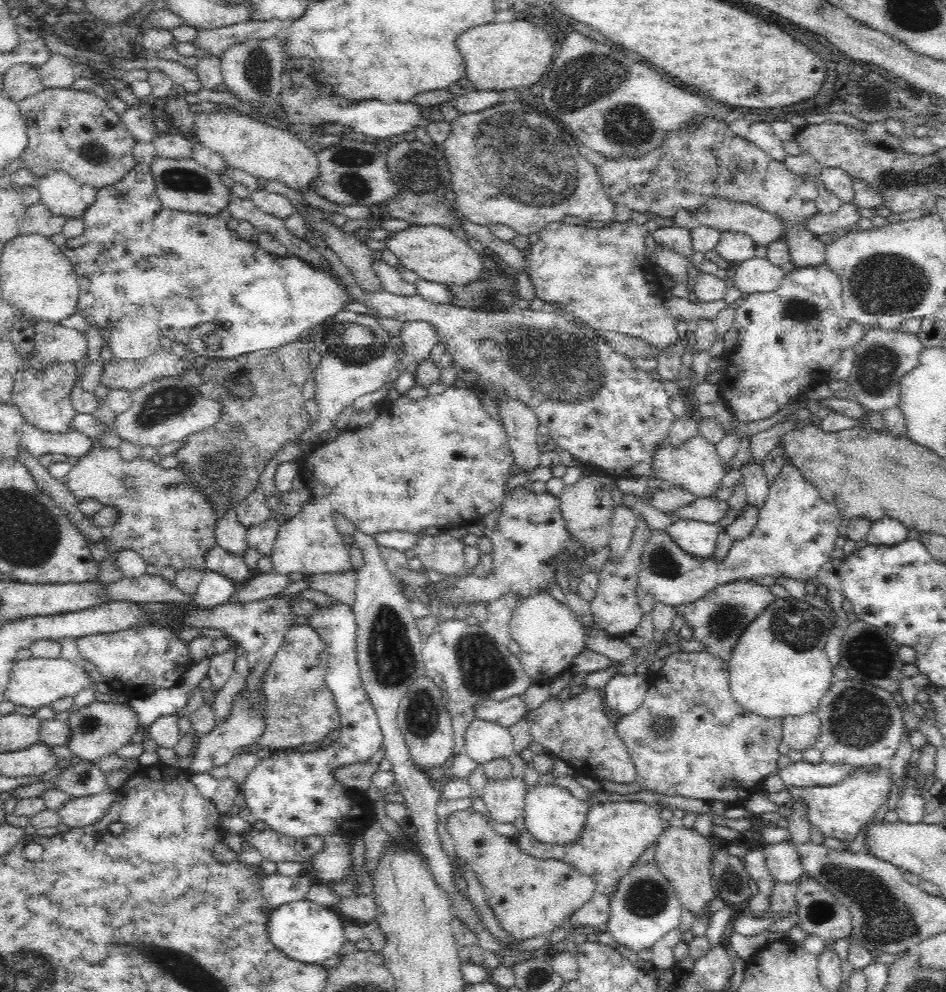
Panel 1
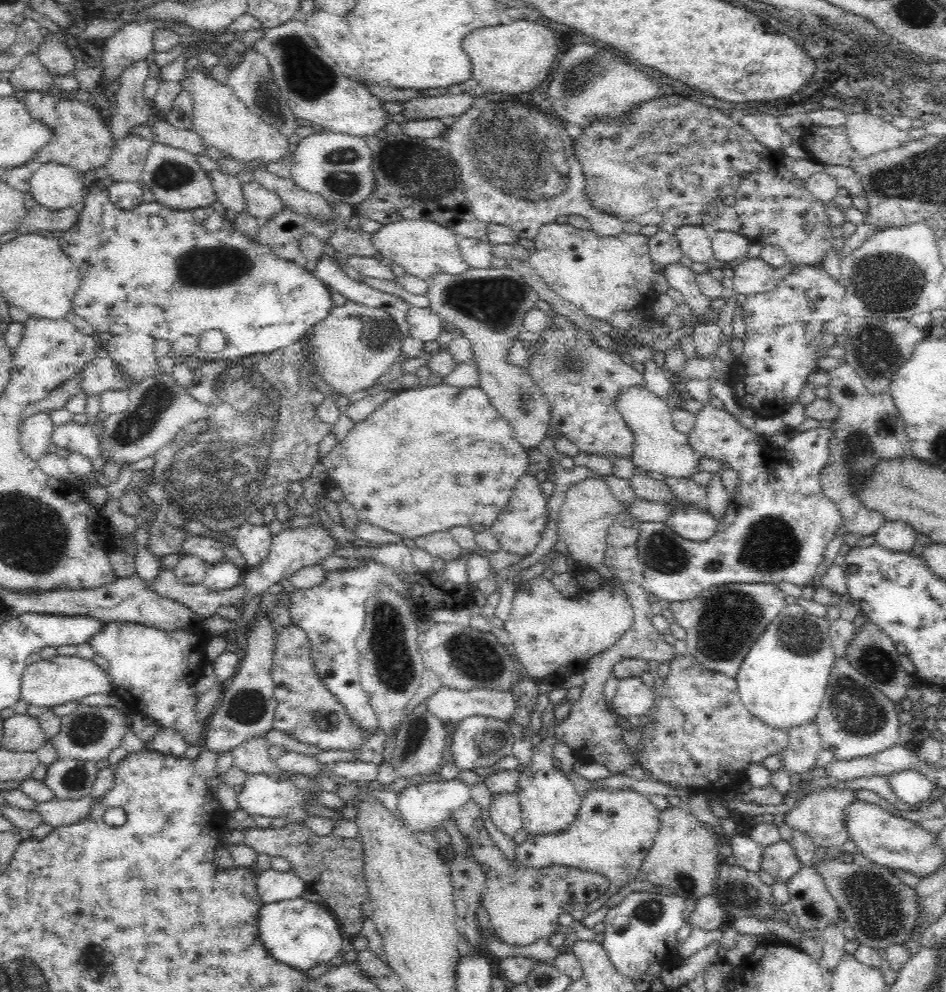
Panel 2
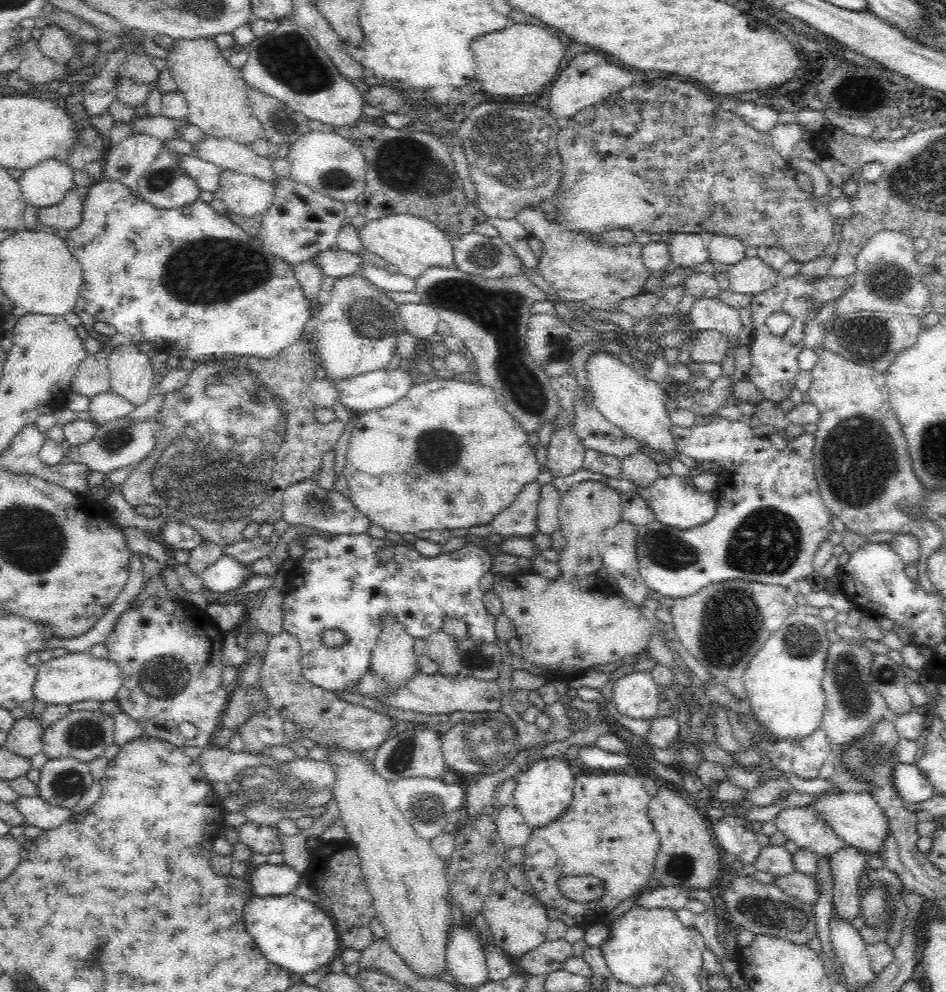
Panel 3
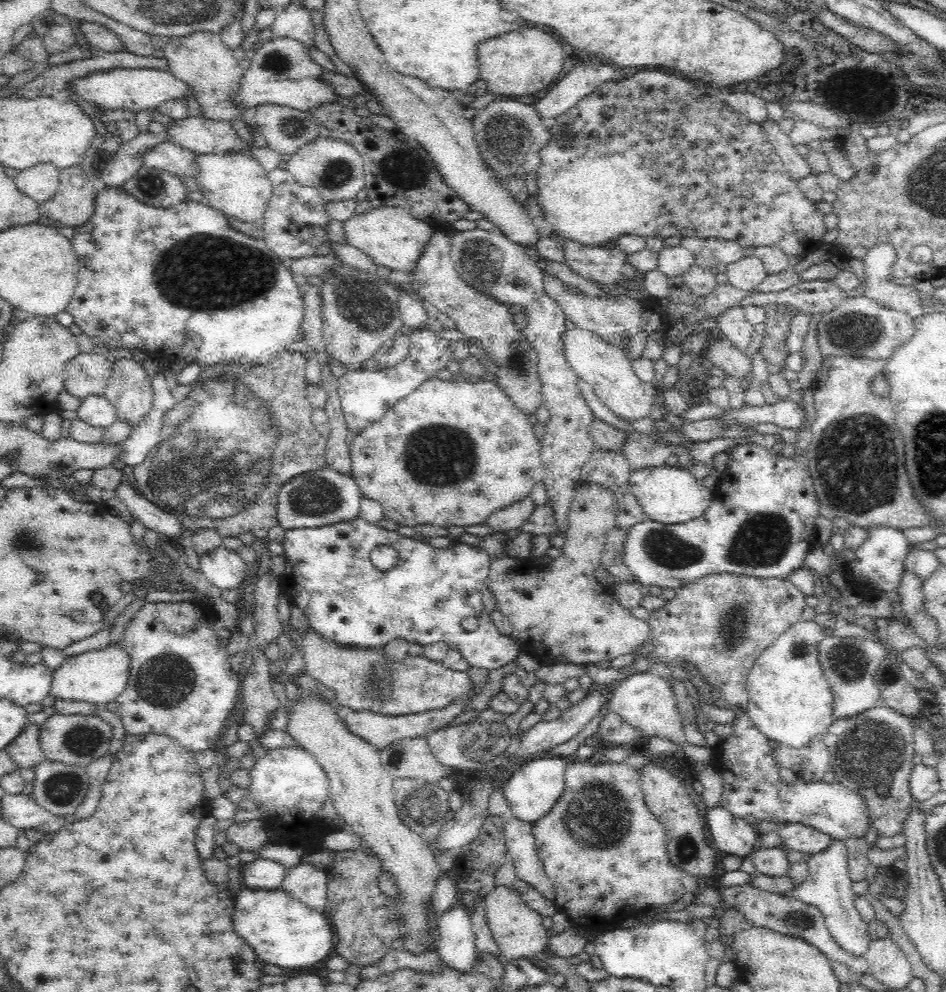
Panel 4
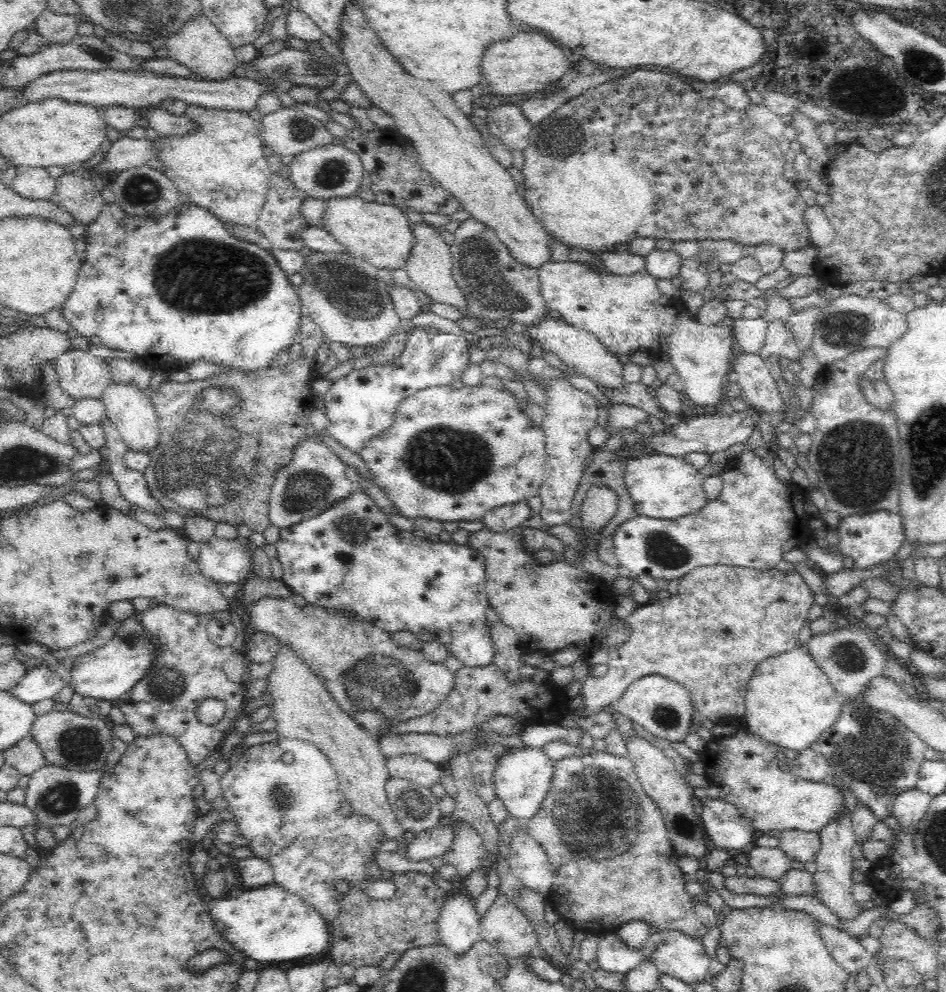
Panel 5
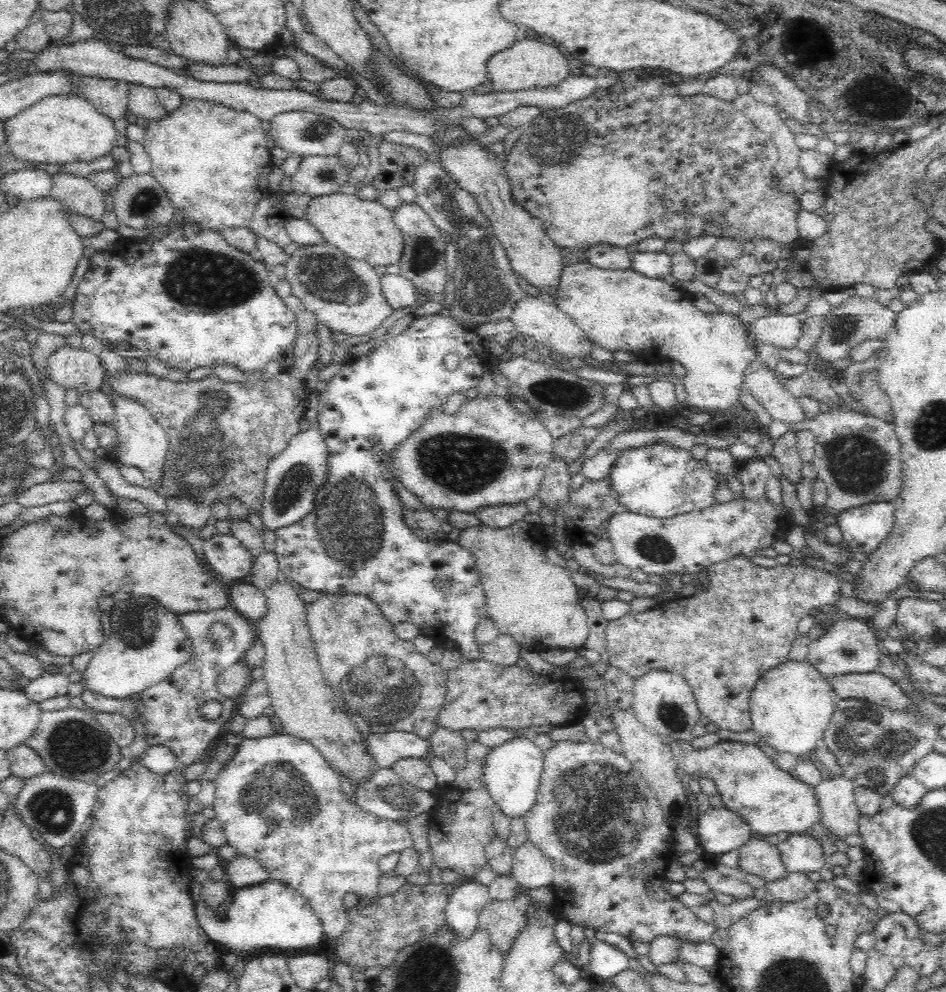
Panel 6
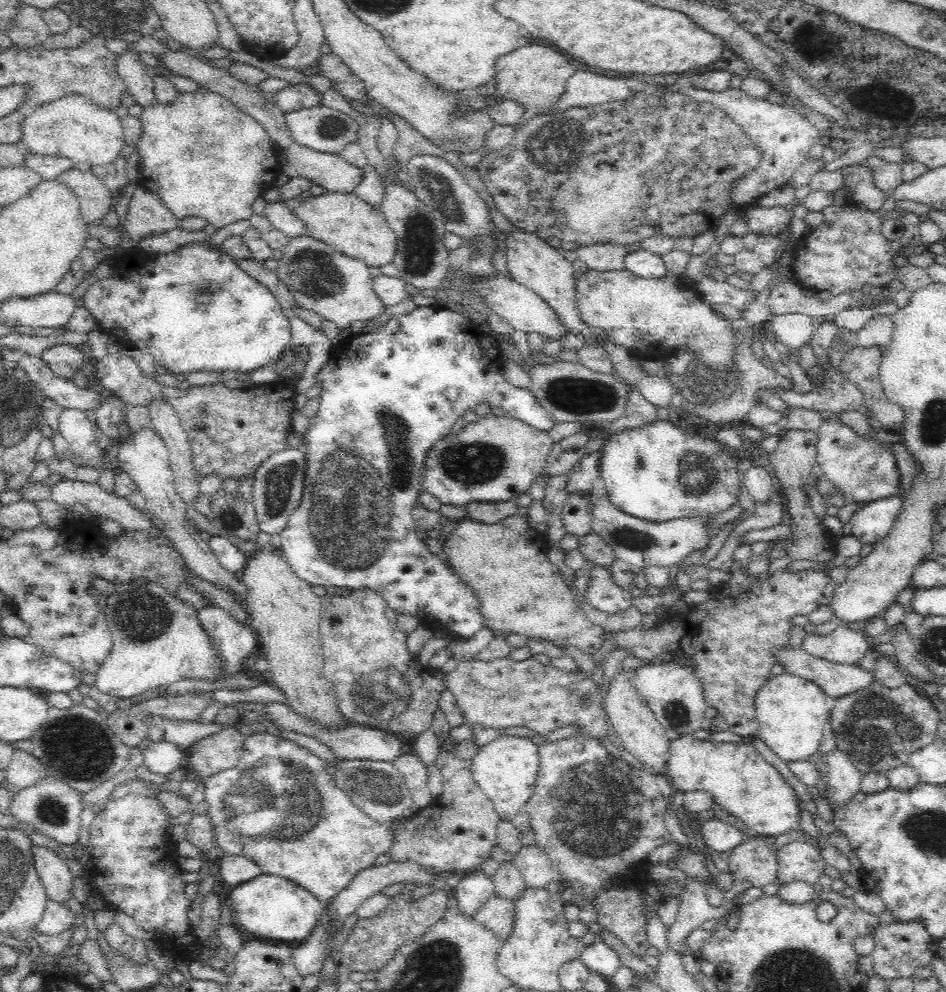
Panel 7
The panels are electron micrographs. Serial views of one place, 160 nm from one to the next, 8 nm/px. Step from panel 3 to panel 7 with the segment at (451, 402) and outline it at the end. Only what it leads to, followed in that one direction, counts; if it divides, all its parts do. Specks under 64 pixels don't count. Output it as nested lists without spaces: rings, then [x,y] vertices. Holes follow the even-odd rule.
[[[490,414],[468,423],[462,432],[450,434],[434,443],[424,463],[423,488],[442,504],[464,507],[468,502],[505,502],[528,492],[530,483],[545,472],[554,442],[547,431],[525,422]]]

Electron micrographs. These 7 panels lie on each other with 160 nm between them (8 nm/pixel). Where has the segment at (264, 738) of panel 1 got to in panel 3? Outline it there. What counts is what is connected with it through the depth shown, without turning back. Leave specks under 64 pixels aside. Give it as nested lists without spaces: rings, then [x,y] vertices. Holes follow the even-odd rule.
[[[284,630],[273,636],[260,676],[261,688],[269,702],[283,718],[294,722],[301,736],[310,738],[317,745],[331,742],[355,752],[375,751],[387,739],[390,730],[396,728],[398,720],[363,705],[337,699],[334,693],[314,686],[312,681],[305,679],[301,673],[301,654],[301,645],[295,636]]]

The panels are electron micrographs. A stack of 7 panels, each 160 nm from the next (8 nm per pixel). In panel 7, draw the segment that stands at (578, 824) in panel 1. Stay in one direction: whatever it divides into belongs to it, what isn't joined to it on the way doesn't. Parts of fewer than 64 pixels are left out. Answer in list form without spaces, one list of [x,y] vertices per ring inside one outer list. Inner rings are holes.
[[[505,735],[479,747],[478,752],[472,756],[472,780],[493,803],[502,821],[511,821],[522,812],[532,796],[539,768],[538,749],[528,737]]]

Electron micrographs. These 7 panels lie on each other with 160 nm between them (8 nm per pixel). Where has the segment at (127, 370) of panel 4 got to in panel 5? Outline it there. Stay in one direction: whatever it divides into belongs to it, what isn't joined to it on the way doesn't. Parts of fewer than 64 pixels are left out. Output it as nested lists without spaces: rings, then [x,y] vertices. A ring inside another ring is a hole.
[[[112,383],[106,386],[101,396],[107,410],[107,416],[112,424],[118,429],[122,440],[126,443],[126,450],[146,453],[150,456],[151,452],[158,446],[161,432],[157,423],[157,416],[150,403],[150,397],[142,389],[128,384]]]

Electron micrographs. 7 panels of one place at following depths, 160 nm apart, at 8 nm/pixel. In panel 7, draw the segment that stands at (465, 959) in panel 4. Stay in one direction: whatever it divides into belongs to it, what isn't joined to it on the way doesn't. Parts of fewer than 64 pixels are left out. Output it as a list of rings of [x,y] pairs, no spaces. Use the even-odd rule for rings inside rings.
[[[478,869],[476,873],[463,878],[451,892],[457,898],[460,910],[466,916],[473,916],[495,894],[495,886],[493,879],[482,869]]]

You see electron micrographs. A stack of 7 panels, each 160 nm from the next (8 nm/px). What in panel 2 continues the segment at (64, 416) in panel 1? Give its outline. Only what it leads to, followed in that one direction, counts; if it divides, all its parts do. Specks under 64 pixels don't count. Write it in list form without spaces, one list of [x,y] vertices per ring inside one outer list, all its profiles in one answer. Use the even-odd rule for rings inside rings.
[[[47,412],[36,413],[22,420],[18,444],[26,457],[37,461],[47,452],[47,447],[51,444],[53,427]]]

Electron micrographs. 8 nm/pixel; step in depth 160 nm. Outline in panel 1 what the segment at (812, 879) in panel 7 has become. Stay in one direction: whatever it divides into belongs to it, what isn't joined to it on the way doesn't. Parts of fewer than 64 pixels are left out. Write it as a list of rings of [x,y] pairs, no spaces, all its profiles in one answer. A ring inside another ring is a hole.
[[[880,769],[875,773],[858,771],[840,784],[807,788],[784,785],[783,790],[791,793],[792,800],[802,801],[806,805],[810,826],[820,830],[824,839],[836,838],[848,842],[856,838],[862,826],[871,821],[874,813],[886,802],[891,786],[890,777],[888,769]]]

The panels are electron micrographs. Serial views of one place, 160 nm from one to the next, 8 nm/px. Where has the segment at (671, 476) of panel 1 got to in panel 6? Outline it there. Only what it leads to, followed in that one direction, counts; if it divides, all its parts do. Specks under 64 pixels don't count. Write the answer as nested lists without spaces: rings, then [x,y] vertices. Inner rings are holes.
[[[526,295],[522,300],[518,300],[512,308],[512,314],[509,319],[514,323],[514,330],[526,334],[526,336],[532,336],[540,342],[548,340],[548,346],[554,350],[554,352],[560,352],[560,354],[566,354],[566,356],[580,358],[584,354],[588,354],[590,350],[591,340],[584,334],[584,331],[580,329],[572,318],[564,311],[560,310],[554,302],[533,295]]]

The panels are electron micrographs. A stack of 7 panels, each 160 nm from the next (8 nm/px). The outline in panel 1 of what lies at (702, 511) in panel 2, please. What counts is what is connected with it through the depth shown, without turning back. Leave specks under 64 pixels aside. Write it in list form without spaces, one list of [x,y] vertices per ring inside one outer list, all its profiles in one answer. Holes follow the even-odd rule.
[[[679,519],[672,522],[666,530],[684,553],[706,559],[714,553],[716,539],[722,529],[718,524]]]

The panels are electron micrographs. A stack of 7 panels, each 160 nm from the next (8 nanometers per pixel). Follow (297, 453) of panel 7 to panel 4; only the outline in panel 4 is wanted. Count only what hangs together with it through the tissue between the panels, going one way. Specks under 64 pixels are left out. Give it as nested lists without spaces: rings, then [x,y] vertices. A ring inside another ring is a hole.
[[[329,464],[318,470],[296,474],[282,484],[277,497],[277,520],[285,530],[315,528],[340,523],[358,517],[363,497],[351,475],[336,472]]]

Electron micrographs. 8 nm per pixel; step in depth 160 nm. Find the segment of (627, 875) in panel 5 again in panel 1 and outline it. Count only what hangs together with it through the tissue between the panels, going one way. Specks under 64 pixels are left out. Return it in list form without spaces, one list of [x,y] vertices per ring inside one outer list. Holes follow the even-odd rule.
[[[620,801],[594,803],[586,812],[582,834],[576,842],[553,845],[543,843],[532,836],[528,830],[513,838],[518,849],[540,860],[554,859],[572,865],[581,873],[590,875],[596,881],[592,898],[571,916],[572,928],[580,931],[605,932],[608,920],[609,900],[612,886],[634,866],[638,856],[654,844],[664,830],[664,820],[658,807],[647,805],[643,801]]]

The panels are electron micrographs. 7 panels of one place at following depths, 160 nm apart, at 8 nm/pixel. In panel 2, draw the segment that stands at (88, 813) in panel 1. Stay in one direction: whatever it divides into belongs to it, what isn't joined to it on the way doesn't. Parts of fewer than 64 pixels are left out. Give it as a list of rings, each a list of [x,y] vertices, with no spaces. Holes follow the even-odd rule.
[[[89,797],[80,798],[80,800],[50,800],[34,804],[32,810],[40,814],[42,823],[50,826],[70,826],[82,820],[90,808],[92,808],[93,799]]]

